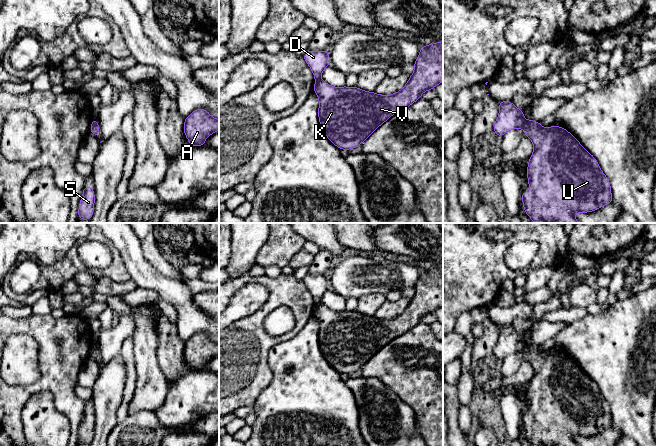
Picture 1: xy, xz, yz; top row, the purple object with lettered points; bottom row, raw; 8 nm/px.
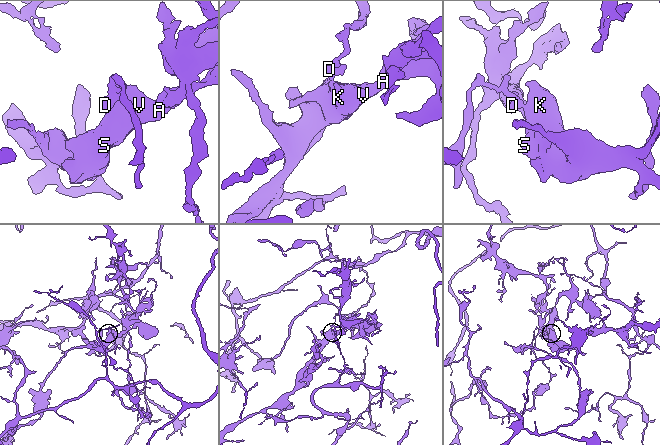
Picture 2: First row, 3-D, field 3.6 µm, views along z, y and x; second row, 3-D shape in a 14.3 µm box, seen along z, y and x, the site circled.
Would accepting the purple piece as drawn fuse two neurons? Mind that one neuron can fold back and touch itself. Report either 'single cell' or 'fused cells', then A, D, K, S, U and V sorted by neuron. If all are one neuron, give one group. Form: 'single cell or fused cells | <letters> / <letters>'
fused cells | A K S U V / D

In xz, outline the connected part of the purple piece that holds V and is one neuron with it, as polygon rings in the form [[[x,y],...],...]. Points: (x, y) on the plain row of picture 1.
[[[443,265],[421,270],[414,286],[414,296],[406,309],[392,319],[379,319],[355,311],[333,311],[316,304],[313,316],[319,323],[318,341],[320,350],[327,362],[340,374],[350,374],[361,369],[371,357],[386,346],[392,339],[407,333],[420,323],[421,319],[443,306]]]

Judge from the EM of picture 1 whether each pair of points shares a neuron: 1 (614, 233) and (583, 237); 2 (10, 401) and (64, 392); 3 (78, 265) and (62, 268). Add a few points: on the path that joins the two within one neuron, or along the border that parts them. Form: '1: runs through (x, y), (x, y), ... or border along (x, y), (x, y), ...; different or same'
1: runs through (606, 241), (591, 241); same
2: runs through (23, 392), (37, 386), (51, 386); same
3: runs through (74, 265), (66, 268); same

